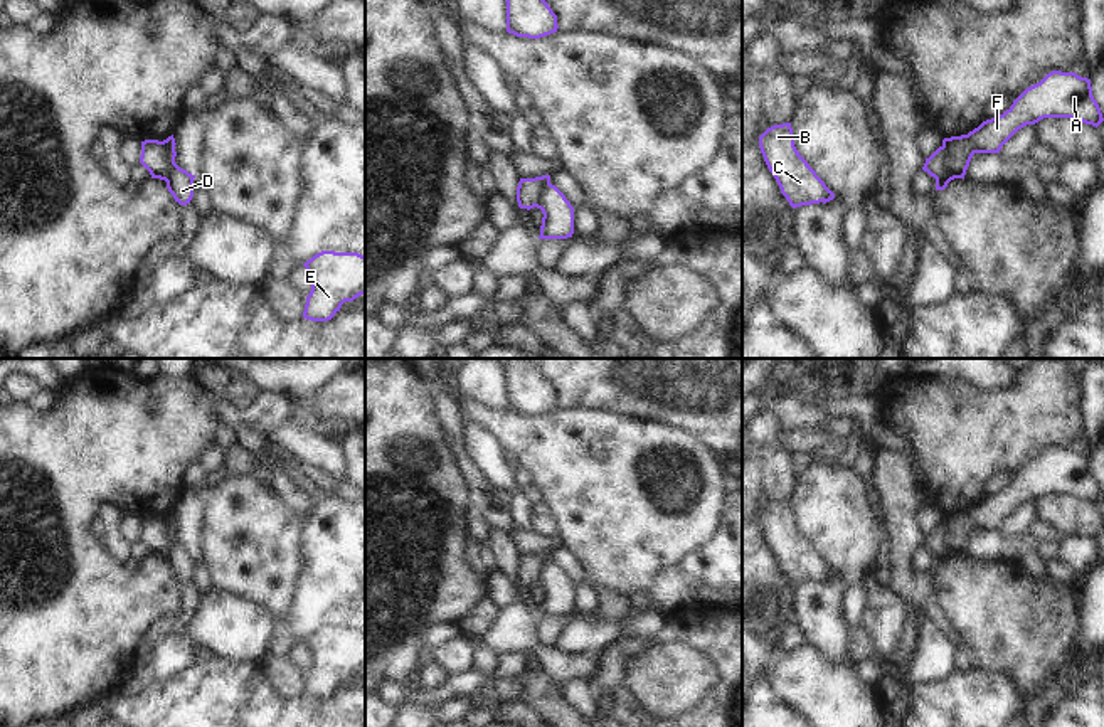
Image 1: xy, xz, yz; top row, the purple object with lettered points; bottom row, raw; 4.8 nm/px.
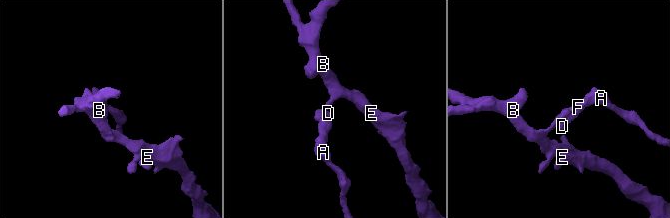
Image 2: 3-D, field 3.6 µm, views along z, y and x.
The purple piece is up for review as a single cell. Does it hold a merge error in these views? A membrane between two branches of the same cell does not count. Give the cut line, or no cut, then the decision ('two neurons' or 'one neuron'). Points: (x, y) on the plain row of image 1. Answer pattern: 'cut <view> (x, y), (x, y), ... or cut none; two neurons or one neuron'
cut yz (943, 524), (948, 544), (938, 552), (936, 559); two neurons

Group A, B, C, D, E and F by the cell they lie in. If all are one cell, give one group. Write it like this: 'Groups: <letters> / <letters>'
Groups: A D F / B C E

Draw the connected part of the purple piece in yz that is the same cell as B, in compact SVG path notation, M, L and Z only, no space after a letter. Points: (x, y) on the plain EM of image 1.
M791 500L767 505L759 513L759 525L793 586L835 576L835 570L796 527Z

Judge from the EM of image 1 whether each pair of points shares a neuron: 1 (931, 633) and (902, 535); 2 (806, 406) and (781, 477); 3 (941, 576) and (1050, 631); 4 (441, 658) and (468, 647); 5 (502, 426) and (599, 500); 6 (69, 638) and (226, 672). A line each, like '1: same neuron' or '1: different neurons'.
1: different neurons
2: same neuron
3: same neuron
4: same neuron
5: same neuron
6: different neurons

